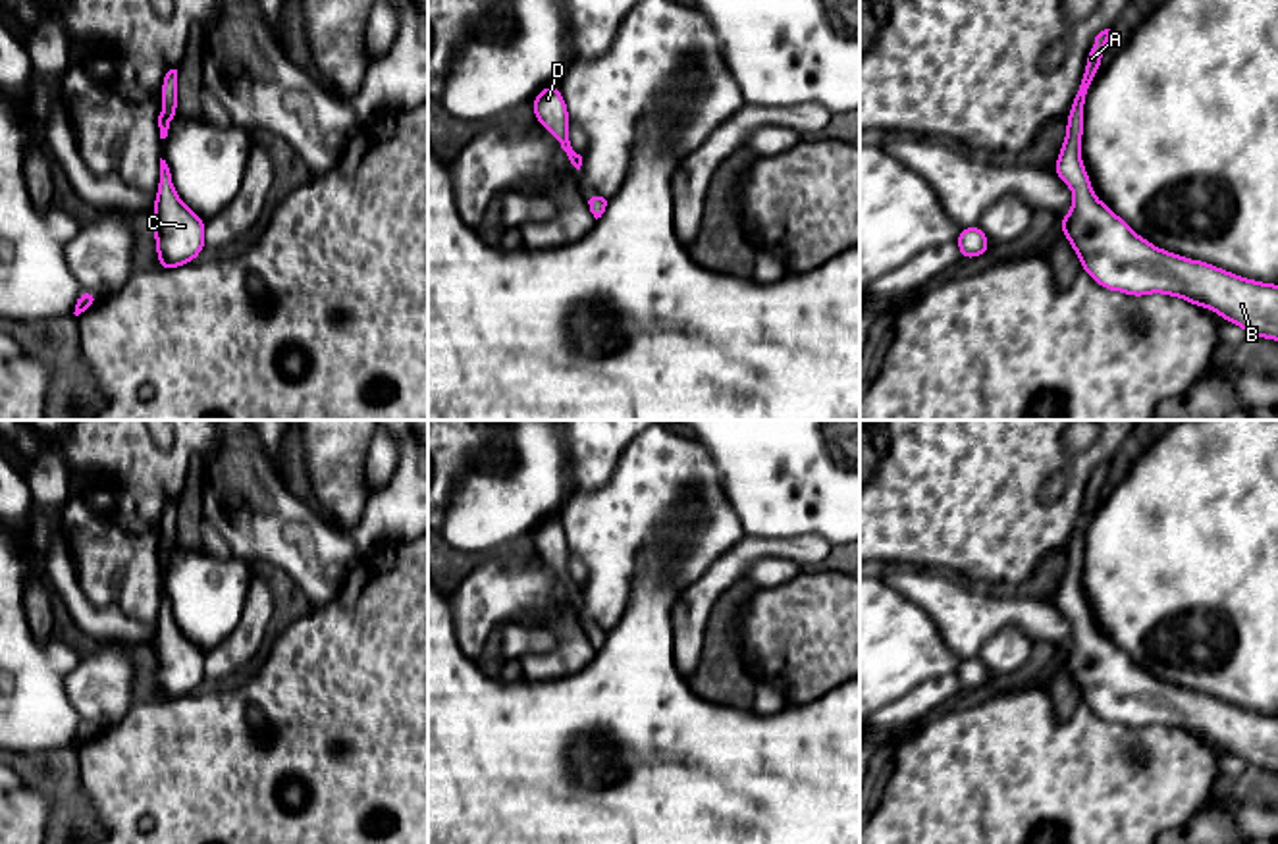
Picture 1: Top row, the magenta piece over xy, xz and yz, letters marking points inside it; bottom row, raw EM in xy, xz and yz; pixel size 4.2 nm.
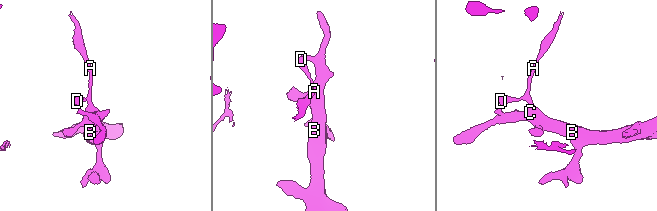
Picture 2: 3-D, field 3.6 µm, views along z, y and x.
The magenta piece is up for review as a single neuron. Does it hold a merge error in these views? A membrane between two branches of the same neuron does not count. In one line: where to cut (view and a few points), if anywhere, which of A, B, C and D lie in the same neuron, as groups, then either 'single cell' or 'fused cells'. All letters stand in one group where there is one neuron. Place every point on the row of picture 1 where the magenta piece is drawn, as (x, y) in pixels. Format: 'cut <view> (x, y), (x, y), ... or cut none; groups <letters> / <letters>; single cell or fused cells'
cut none; groups A B C D; single cell

